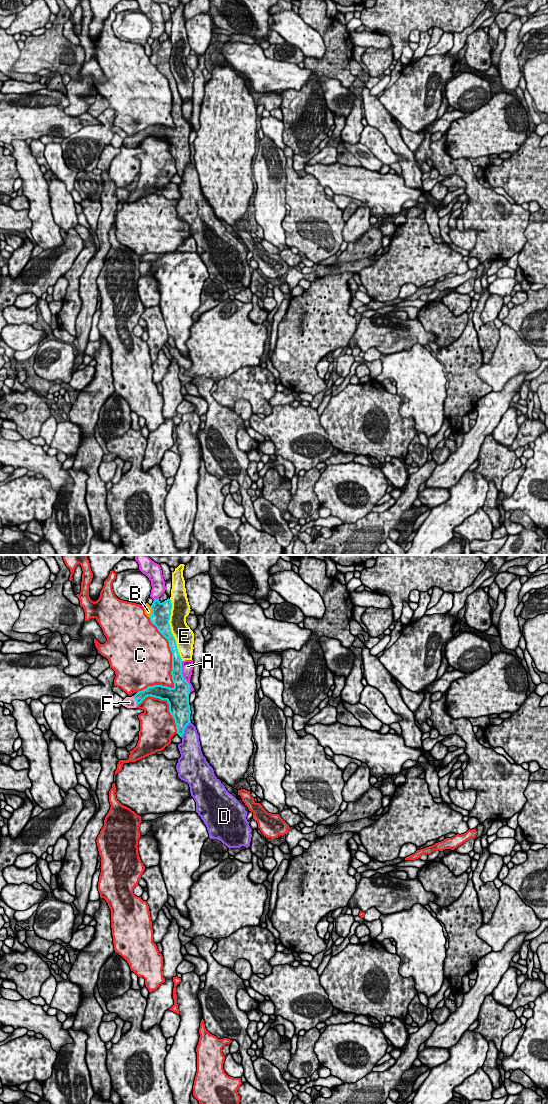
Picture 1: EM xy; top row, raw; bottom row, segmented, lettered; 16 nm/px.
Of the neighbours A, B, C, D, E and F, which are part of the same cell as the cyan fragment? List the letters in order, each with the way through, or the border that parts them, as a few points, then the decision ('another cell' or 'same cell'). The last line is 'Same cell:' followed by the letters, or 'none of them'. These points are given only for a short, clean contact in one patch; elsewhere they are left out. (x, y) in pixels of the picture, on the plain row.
A: another cell
B: another cell
C: another cell
D: another cell
E: another cell
F: runs through xy (141, 135), (136, 141), (129, 142); same cell
Same cell: F

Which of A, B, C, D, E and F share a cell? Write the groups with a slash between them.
A / B / C / D / E / F

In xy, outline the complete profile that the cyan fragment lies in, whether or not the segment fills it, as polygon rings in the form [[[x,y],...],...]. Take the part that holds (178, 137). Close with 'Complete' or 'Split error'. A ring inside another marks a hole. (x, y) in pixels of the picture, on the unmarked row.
[[[168,38],[161,43],[159,39],[155,39],[151,49],[150,61],[168,80],[172,92],[171,115],[174,127],[170,128],[162,125],[148,126],[146,129],[137,132],[134,136],[126,137],[122,145],[127,148],[136,148],[148,136],[166,140],[169,144],[169,152],[175,160],[177,174],[182,177],[186,166],[191,162],[189,145],[190,125],[183,117],[182,99],[169,64],[172,49],[171,40]]]. Split error

